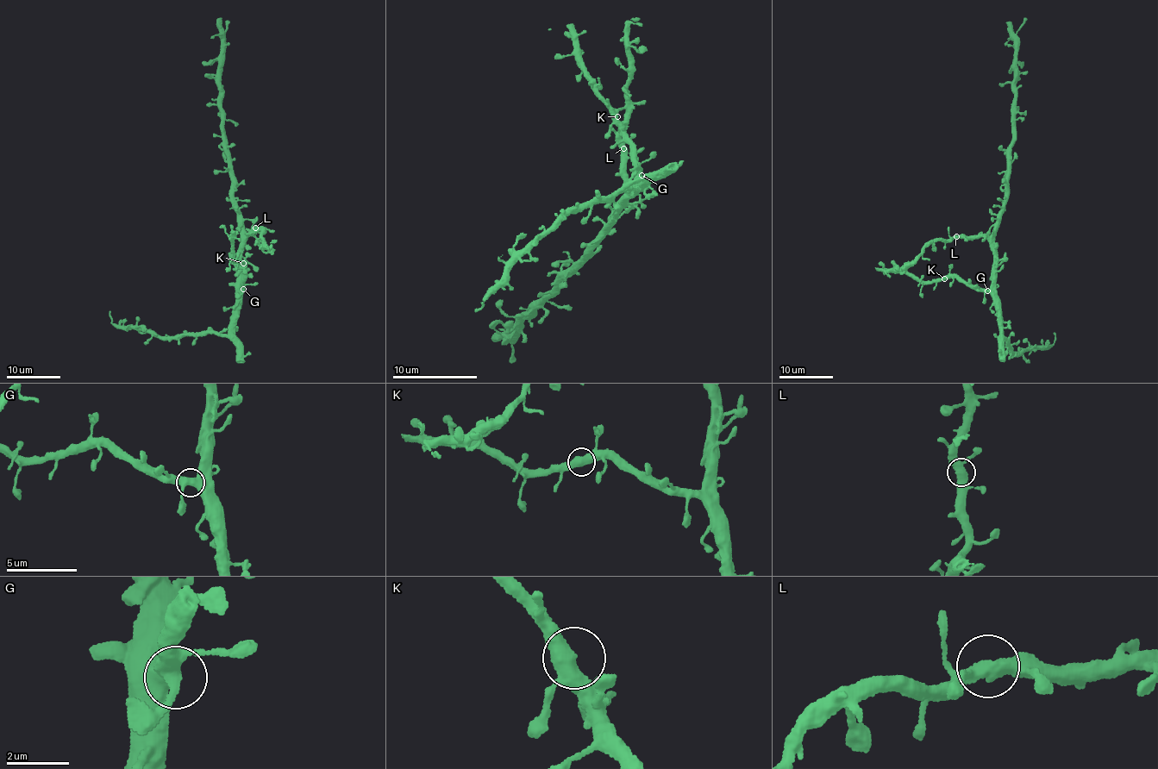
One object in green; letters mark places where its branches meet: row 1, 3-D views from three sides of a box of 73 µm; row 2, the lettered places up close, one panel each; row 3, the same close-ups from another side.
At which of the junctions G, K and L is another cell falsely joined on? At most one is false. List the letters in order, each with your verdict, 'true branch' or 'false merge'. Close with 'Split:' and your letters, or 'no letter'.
G: true branch
K: true branch
L: true branch
Split: no letter

